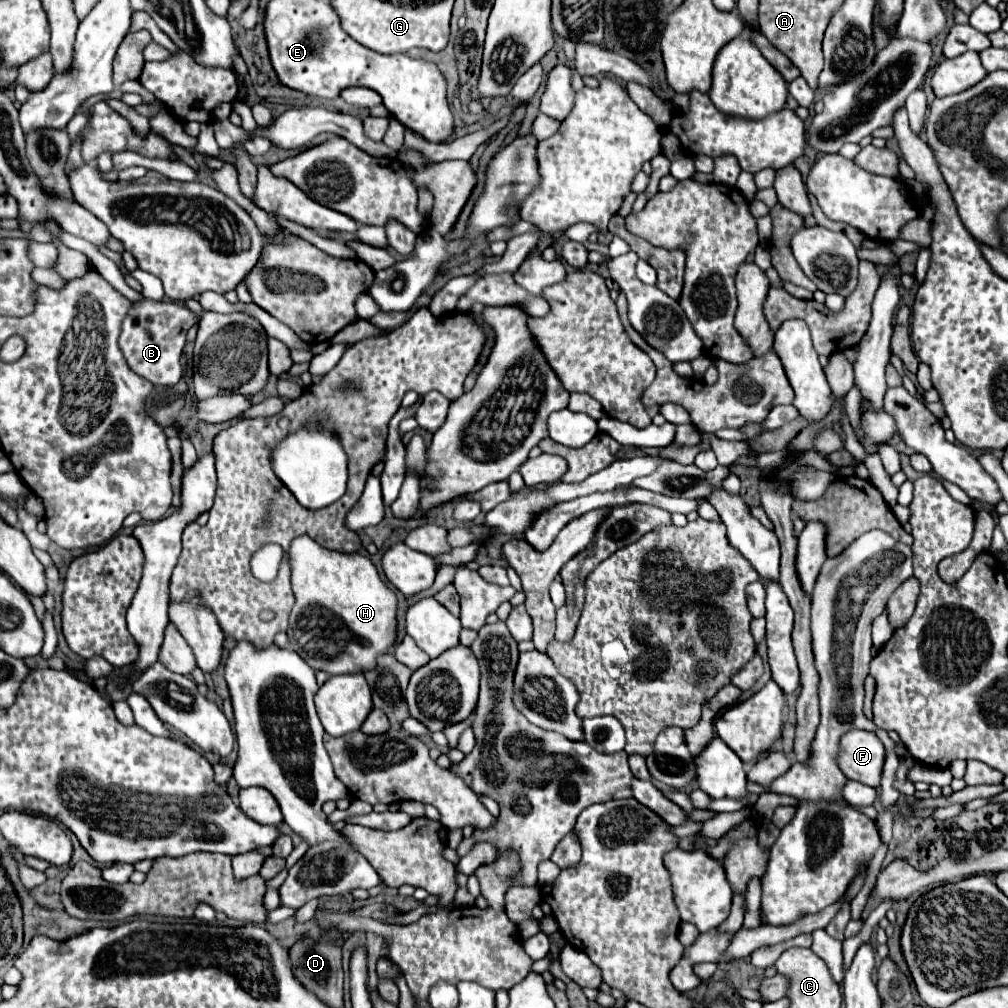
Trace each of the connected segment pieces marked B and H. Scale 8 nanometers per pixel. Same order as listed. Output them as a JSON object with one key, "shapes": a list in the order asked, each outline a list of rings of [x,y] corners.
{"shapes":[[[[141,299],[131,305],[131,311],[123,319],[119,349],[123,351],[127,365],[153,385],[175,385],[183,377],[181,351],[185,347],[187,331],[199,321],[199,317],[187,309],[183,301],[153,301]]],[[[311,537],[293,539],[289,551],[291,565],[291,585],[295,593],[295,605],[289,615],[289,643],[315,671],[327,671],[329,675],[361,673],[363,669],[373,669],[377,655],[385,653],[395,641],[397,623],[397,597],[381,581],[375,565],[369,557],[359,553],[337,553],[321,547]]]]}

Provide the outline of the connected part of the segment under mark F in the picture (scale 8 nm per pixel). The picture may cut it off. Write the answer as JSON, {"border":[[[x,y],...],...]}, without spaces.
{"border":[[[853,729],[841,737],[837,765],[847,779],[869,787],[879,787],[881,769],[885,761],[885,747],[871,731]]]}

